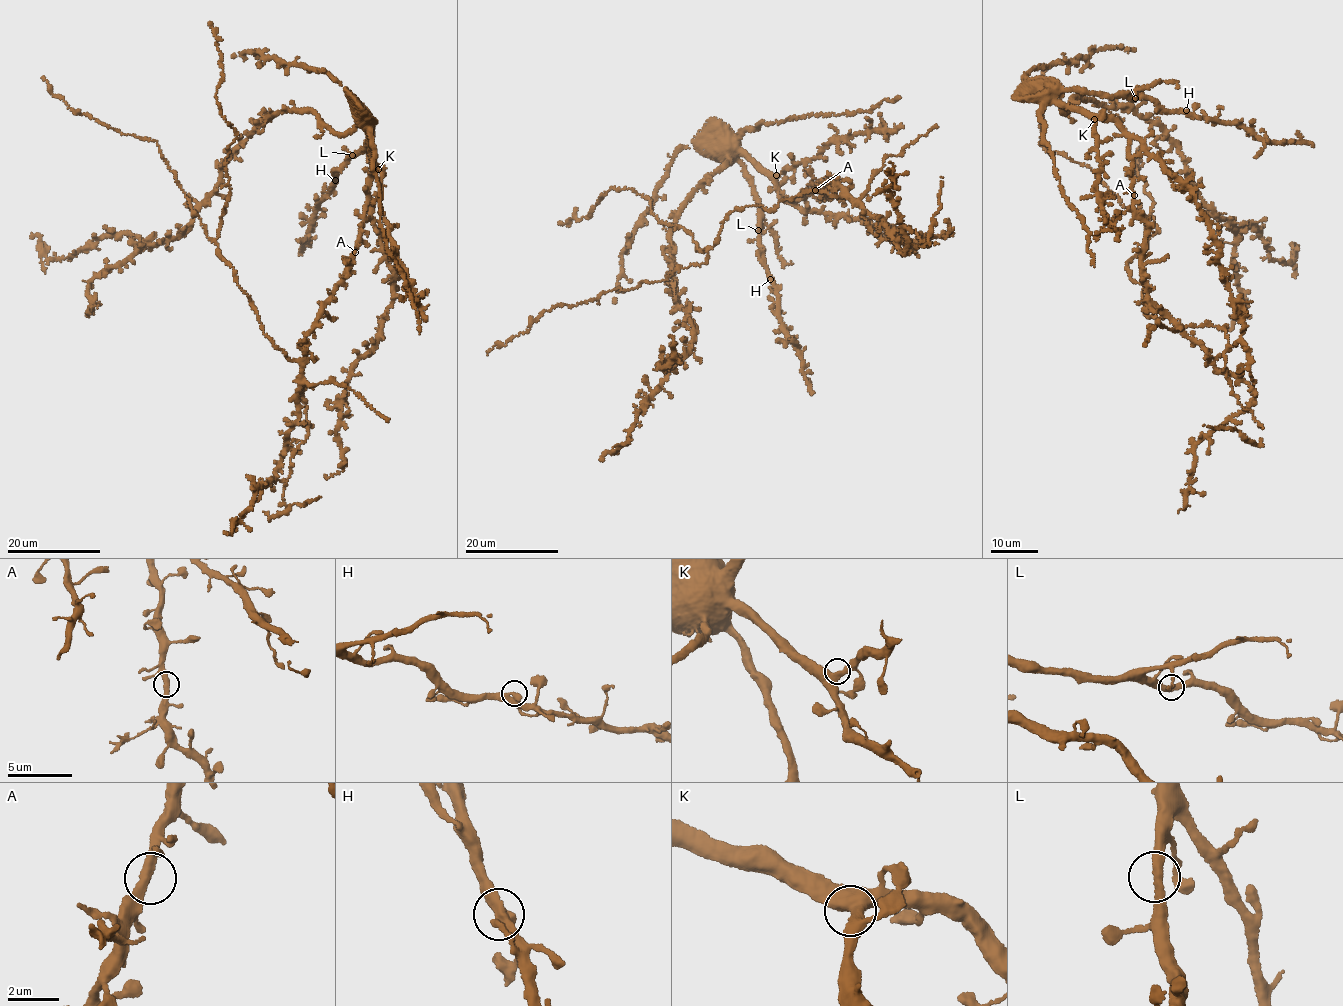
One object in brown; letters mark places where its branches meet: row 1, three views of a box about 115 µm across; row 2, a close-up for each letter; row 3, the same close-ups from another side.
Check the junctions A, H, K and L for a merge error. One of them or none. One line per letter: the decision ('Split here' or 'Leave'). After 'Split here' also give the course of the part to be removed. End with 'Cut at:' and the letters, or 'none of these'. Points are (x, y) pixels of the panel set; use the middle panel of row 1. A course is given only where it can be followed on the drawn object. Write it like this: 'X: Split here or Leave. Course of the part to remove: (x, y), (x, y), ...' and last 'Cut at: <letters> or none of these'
A: Leave
H: Leave
K: Leave
L: Leave
Cut at: none of these

